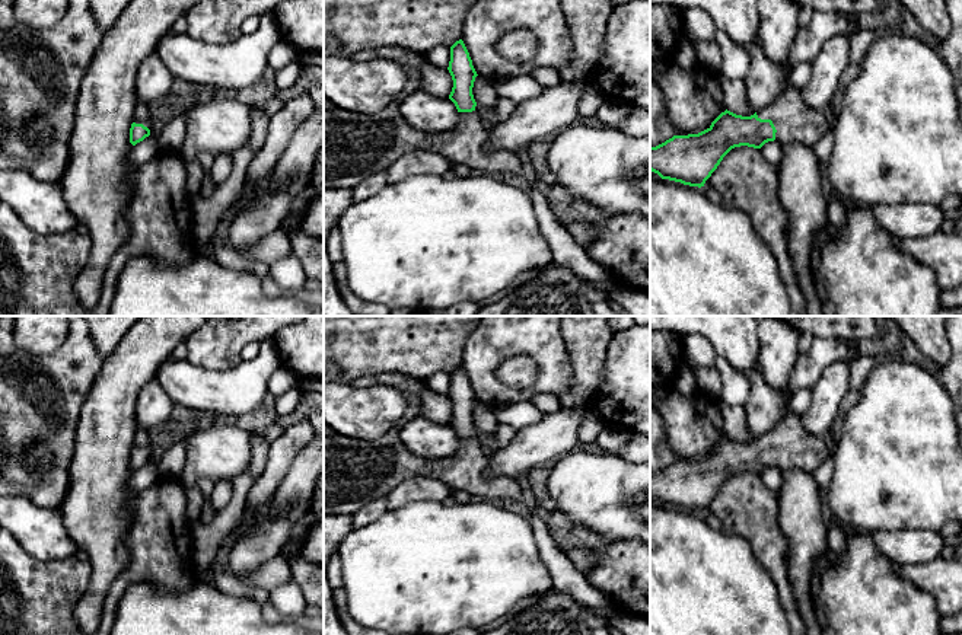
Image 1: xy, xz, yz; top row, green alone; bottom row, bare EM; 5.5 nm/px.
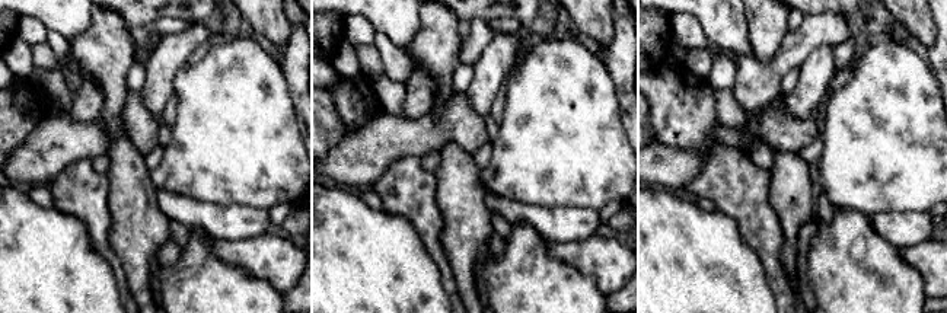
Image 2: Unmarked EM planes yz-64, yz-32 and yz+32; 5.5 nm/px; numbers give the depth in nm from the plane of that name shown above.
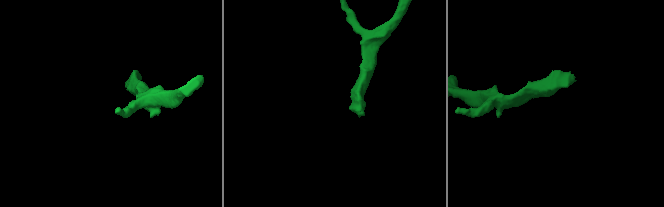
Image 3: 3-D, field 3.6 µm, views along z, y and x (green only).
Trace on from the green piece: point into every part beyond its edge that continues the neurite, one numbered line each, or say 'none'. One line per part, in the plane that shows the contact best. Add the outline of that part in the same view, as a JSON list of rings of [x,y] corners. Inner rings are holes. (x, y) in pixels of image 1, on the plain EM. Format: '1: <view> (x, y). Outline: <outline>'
1: yz (795, 447). Outline: [[[790,412],[773,430],[756,438],[761,446],[771,446],[778,469],[797,468],[813,473],[829,457],[824,438],[809,434],[800,415]]]

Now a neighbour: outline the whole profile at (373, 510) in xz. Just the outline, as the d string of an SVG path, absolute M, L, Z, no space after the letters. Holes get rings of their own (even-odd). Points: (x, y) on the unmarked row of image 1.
M380 497L378 500L373 500L367 505L361 507L353 514L353 526L354 527L361 527L367 523L375 521L379 518L382 514L388 511L386 508L386 497Z

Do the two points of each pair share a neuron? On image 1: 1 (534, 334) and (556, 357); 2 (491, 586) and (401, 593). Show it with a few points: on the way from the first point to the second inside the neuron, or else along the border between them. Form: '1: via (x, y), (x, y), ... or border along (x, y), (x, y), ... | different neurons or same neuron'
1: via (540, 340), (550, 351) | same neuron
2: via (470, 586), (423, 586) | same neuron

